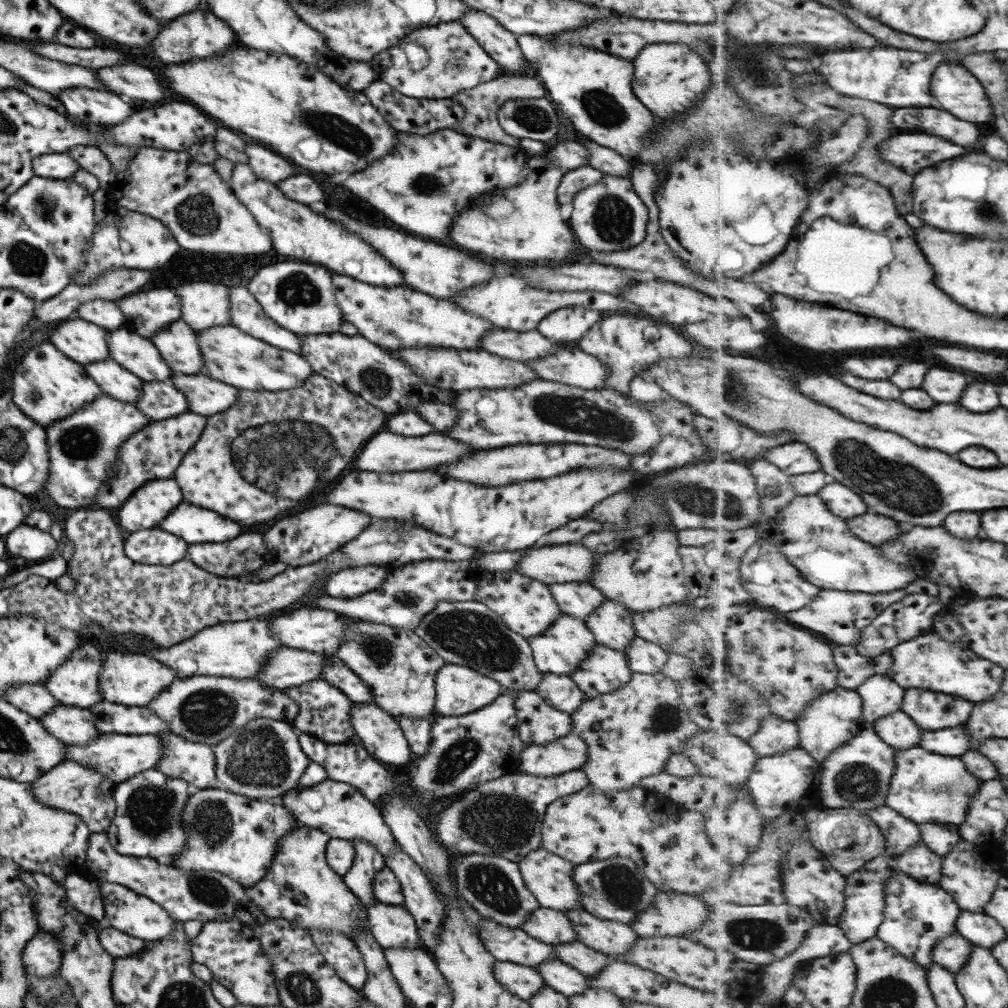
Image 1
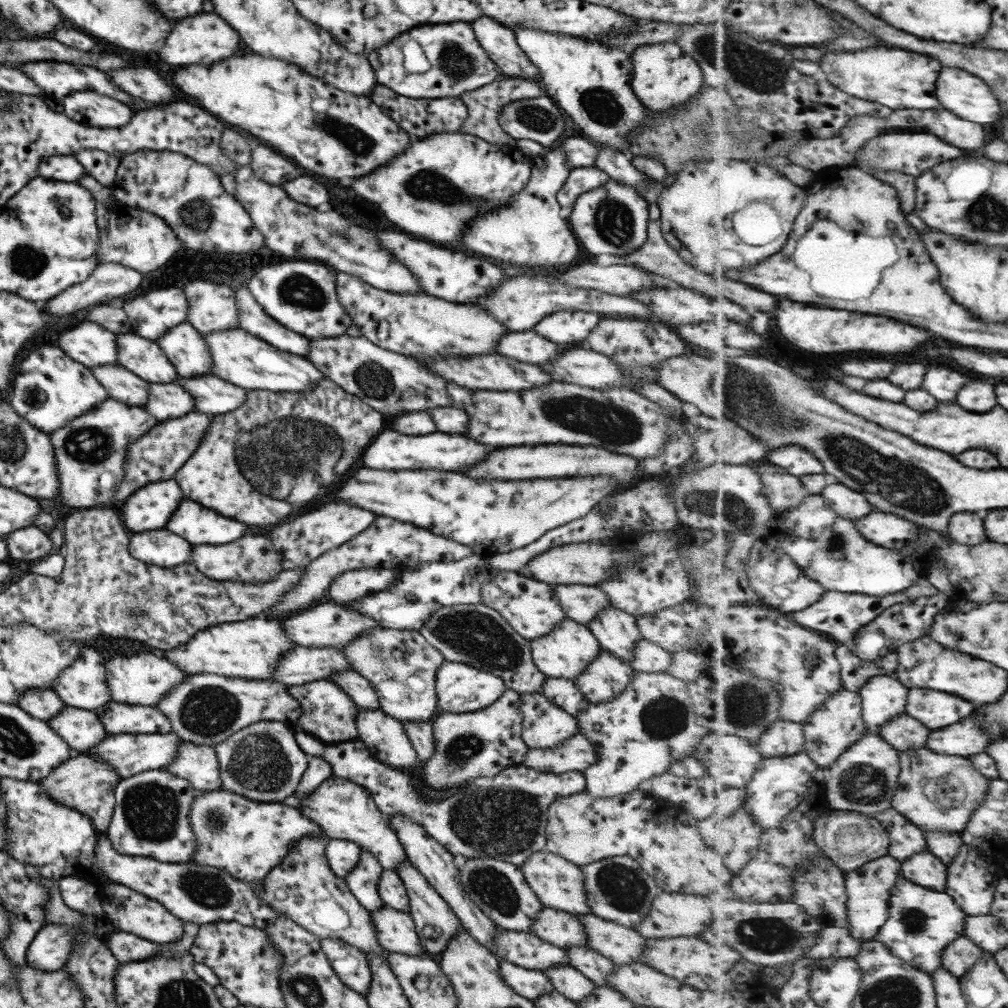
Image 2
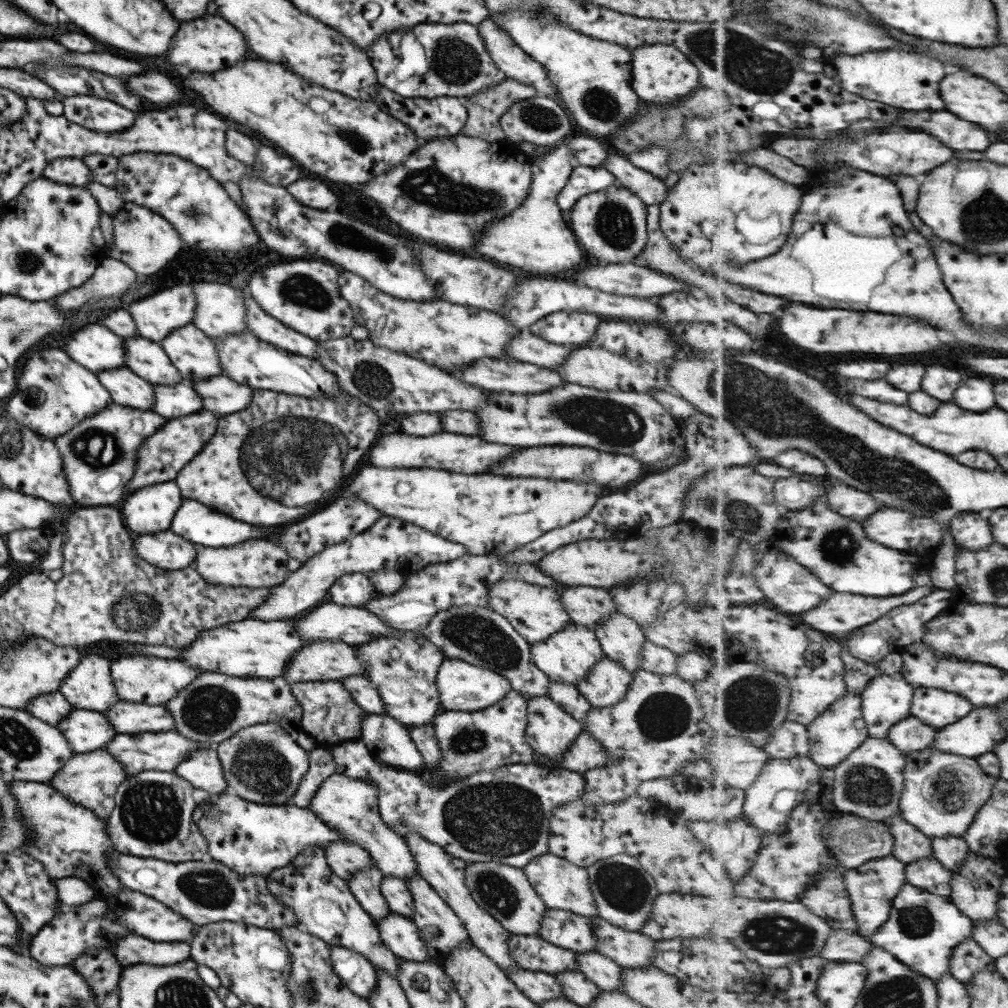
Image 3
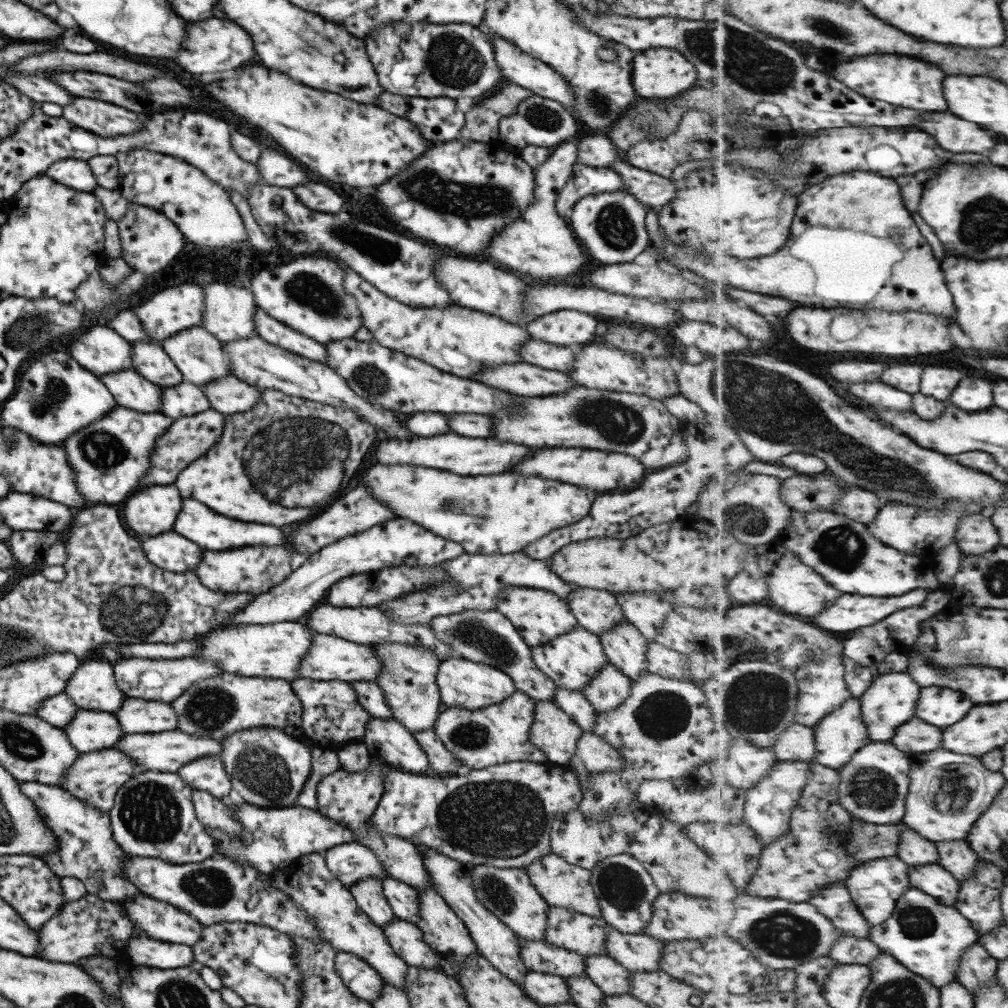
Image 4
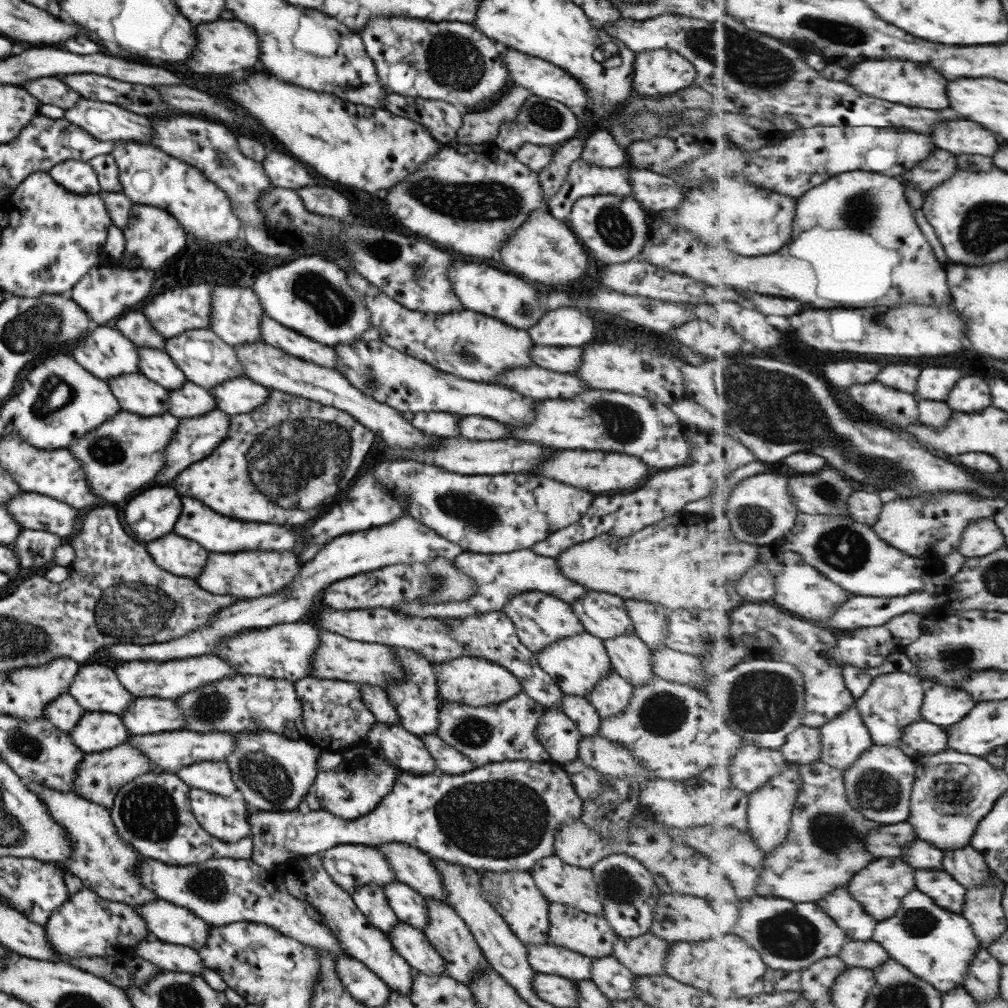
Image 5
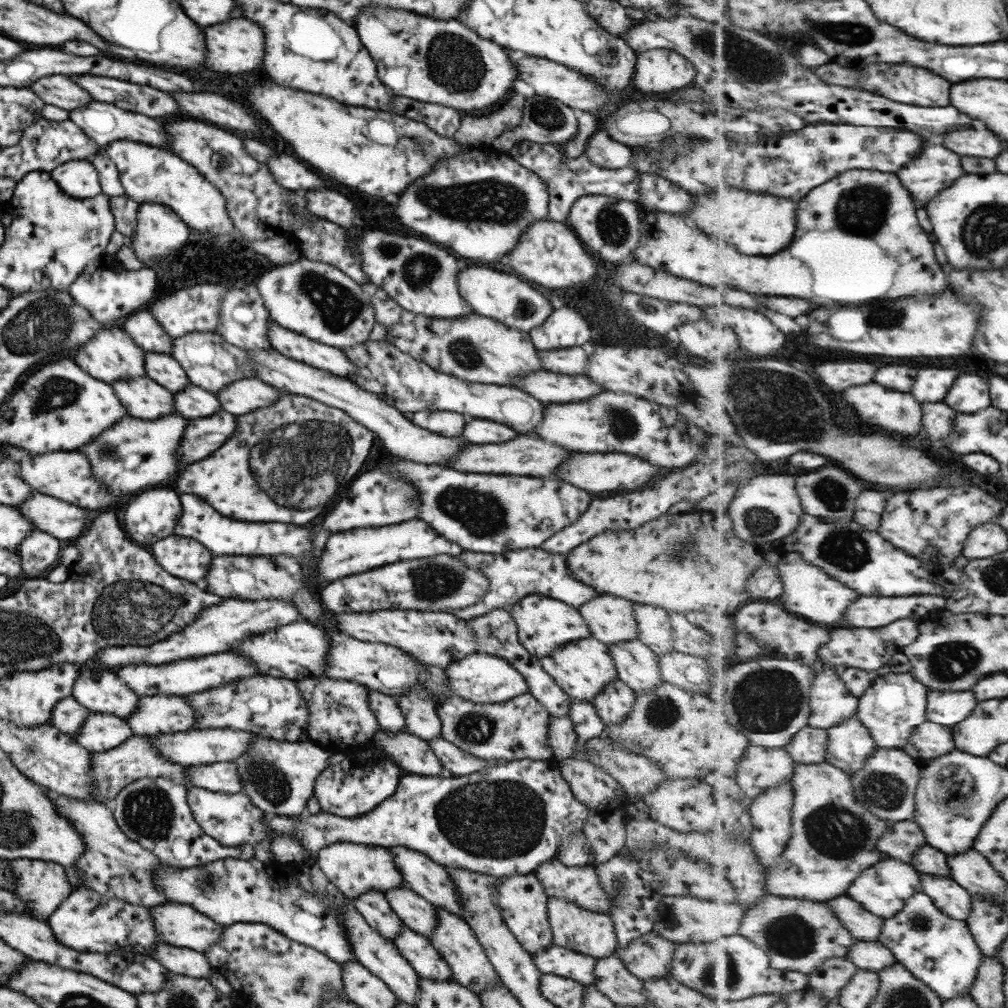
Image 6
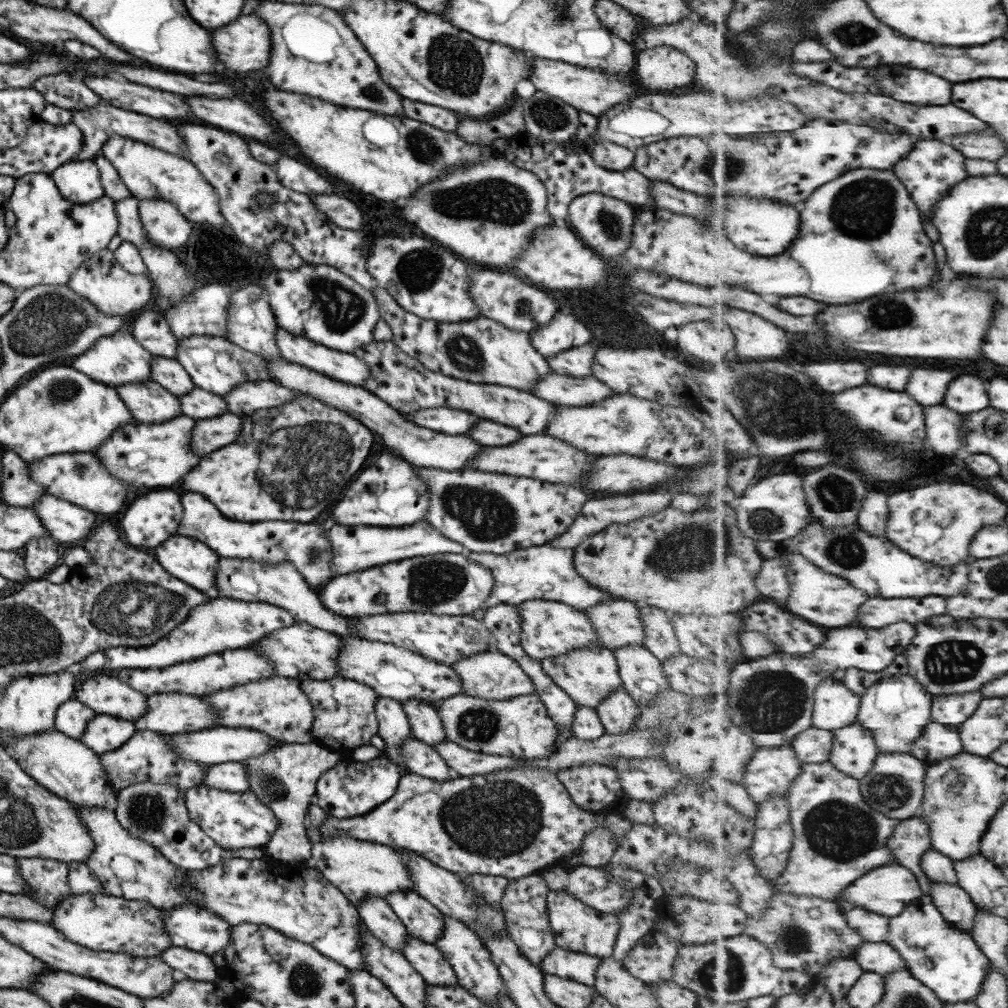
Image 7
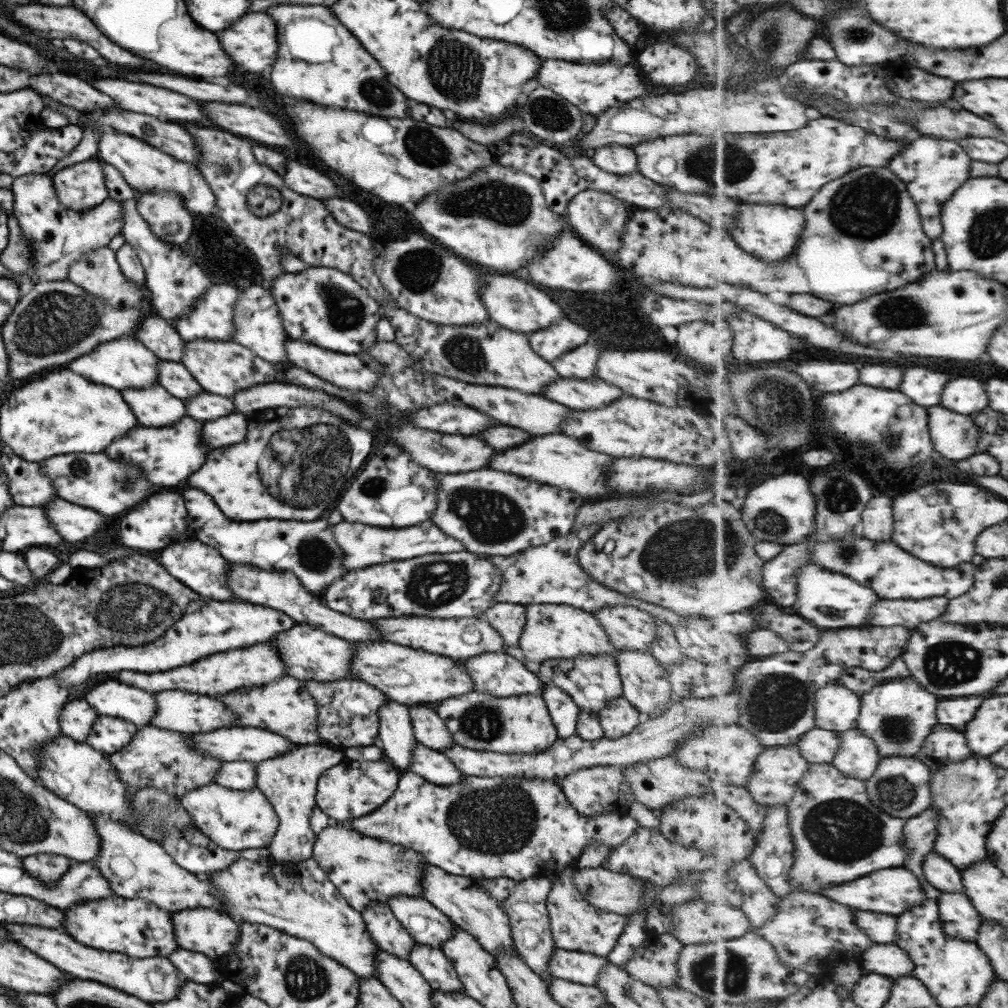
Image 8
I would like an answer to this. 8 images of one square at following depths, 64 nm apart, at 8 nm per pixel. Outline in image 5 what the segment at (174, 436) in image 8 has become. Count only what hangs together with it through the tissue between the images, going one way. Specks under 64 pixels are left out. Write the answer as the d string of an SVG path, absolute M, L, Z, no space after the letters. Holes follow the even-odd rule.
M121 409L91 432L71 441L66 449L78 460L90 492L111 505L145 484L155 484L155 475L163 467L163 448L169 444L178 422L166 412L144 417Z

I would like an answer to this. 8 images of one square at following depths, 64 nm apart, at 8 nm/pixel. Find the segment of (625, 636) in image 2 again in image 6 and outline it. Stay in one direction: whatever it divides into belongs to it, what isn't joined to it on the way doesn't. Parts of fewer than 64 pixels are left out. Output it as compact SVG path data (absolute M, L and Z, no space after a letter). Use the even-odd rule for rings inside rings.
M639 639L626 640L607 647L617 678L635 694L648 691L662 683L658 671L658 657Z

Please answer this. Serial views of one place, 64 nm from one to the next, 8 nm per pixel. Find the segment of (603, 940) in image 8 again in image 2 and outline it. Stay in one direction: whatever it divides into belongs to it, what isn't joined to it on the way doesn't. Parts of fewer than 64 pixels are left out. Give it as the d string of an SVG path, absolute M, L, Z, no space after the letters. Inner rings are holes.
M543 907L531 923L530 932L539 940L559 948L588 948L581 923L567 912Z

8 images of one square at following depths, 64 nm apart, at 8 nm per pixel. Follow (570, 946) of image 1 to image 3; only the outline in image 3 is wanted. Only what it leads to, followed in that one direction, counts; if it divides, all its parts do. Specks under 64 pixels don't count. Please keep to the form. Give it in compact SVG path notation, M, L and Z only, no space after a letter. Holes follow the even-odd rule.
M597 951L574 953L576 965L595 986L603 992L619 991L622 967Z

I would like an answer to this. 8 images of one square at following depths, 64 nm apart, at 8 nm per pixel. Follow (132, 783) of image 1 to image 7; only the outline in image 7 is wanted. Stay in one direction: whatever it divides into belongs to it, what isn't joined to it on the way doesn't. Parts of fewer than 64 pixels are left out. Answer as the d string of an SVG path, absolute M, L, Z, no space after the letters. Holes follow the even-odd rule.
M133 784L116 792L114 817L133 838L140 838L157 848L167 861L183 871L200 871L231 859L267 858L264 848L220 848L189 818L183 797L171 784Z

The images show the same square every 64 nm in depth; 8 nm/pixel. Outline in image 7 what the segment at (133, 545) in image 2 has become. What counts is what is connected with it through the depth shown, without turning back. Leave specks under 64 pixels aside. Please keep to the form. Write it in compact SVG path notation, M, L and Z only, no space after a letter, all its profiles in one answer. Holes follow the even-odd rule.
M170 536L154 549L156 561L167 574L211 599L221 597L214 585L219 556L206 544L185 536Z

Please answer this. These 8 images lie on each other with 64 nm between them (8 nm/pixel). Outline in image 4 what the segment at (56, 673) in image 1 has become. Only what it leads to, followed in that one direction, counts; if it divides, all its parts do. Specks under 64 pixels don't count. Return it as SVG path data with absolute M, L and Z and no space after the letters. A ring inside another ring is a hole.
M82 660L65 683L65 693L77 709L113 713L127 698L115 686L112 666L105 660Z

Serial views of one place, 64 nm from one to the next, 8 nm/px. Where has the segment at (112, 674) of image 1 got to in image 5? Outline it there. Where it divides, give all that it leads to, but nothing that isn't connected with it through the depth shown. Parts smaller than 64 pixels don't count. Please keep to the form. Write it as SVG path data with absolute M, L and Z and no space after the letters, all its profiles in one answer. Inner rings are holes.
M213 654L194 656L186 659L175 659L167 662L126 662L119 663L114 668L117 680L121 686L131 692L137 698L153 696L153 698L165 698L176 700L182 694L194 691L205 683L214 683L216 680L238 673L230 664Z

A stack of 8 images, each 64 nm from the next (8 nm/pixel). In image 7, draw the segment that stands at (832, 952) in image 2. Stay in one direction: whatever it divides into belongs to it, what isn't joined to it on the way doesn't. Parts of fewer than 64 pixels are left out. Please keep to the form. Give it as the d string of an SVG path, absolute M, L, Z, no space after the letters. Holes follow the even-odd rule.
M885 941L865 942L863 946L857 948L853 957L866 971L876 972L883 976L903 969L909 970L905 958Z

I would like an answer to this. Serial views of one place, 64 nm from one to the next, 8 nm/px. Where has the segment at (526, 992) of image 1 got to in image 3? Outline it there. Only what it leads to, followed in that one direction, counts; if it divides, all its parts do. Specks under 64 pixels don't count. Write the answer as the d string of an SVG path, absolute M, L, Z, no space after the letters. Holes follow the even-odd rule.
M515 967L506 972L506 977L513 982L518 992L536 1005L546 1000L563 997L559 982L549 973Z

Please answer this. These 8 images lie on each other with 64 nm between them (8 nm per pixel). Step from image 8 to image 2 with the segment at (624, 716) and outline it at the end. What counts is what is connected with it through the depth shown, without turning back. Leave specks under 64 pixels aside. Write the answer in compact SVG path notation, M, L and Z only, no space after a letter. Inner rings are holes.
M600 648L600 653L572 681L589 703L614 699L631 680L632 668L618 656Z

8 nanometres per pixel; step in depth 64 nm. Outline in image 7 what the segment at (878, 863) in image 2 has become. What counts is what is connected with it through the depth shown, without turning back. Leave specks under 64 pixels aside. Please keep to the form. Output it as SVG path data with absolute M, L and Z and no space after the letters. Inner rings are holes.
M887 864L887 868L877 868L875 872L868 872L867 876L862 876L851 888L846 888L845 894L840 894L845 901L856 904L865 910L881 914L881 916L896 917L906 910L910 905L924 895L922 885L918 881L918 876L909 870L909 867L898 864Z

